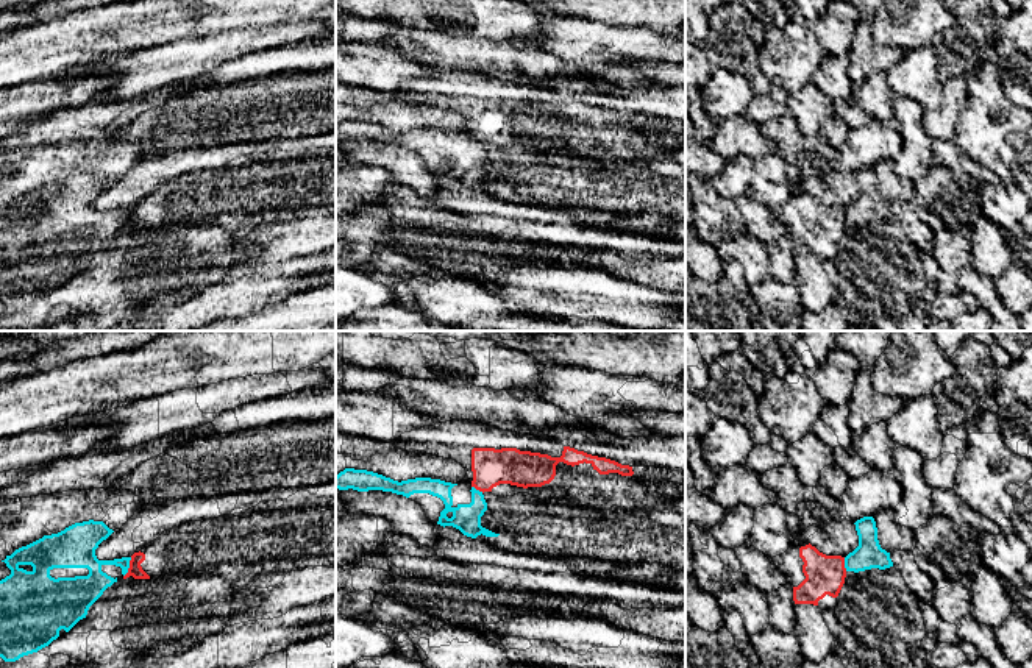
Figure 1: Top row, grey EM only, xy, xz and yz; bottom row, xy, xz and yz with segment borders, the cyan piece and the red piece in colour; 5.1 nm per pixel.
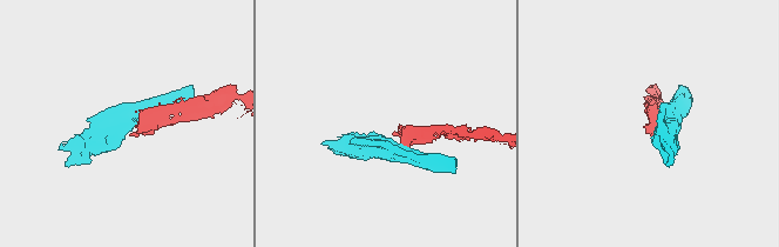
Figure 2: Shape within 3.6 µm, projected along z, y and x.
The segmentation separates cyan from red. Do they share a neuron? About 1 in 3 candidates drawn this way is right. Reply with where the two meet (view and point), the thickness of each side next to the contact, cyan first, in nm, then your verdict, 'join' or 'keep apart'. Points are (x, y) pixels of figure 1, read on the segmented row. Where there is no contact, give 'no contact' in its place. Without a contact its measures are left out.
xy (128, 567) | 150/70 nm | keep apart

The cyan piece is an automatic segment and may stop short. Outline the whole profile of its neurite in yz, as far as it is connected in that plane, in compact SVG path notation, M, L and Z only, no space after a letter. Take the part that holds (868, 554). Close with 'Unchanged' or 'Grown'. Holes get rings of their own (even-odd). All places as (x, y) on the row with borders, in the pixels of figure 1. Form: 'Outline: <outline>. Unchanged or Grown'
Outline: M863 517L854 524L859 535L859 546L845 557L846 571L859 573L871 568L885 570L893 567L890 553L879 545L874 518Z. Unchanged

